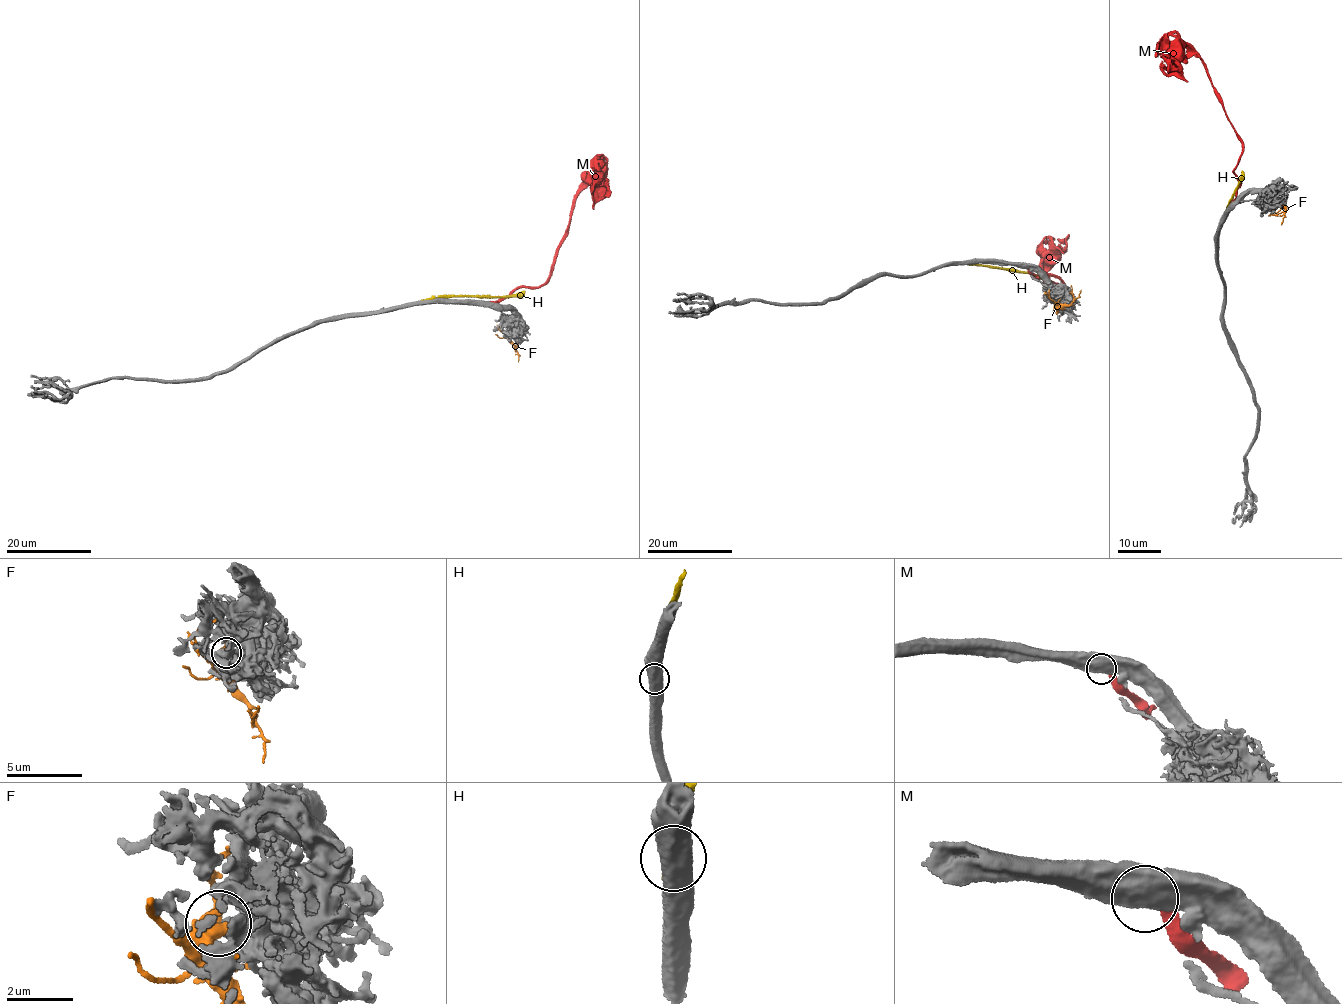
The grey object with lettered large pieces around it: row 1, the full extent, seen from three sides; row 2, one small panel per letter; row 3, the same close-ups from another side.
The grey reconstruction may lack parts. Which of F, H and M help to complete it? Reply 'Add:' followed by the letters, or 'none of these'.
Add: M

